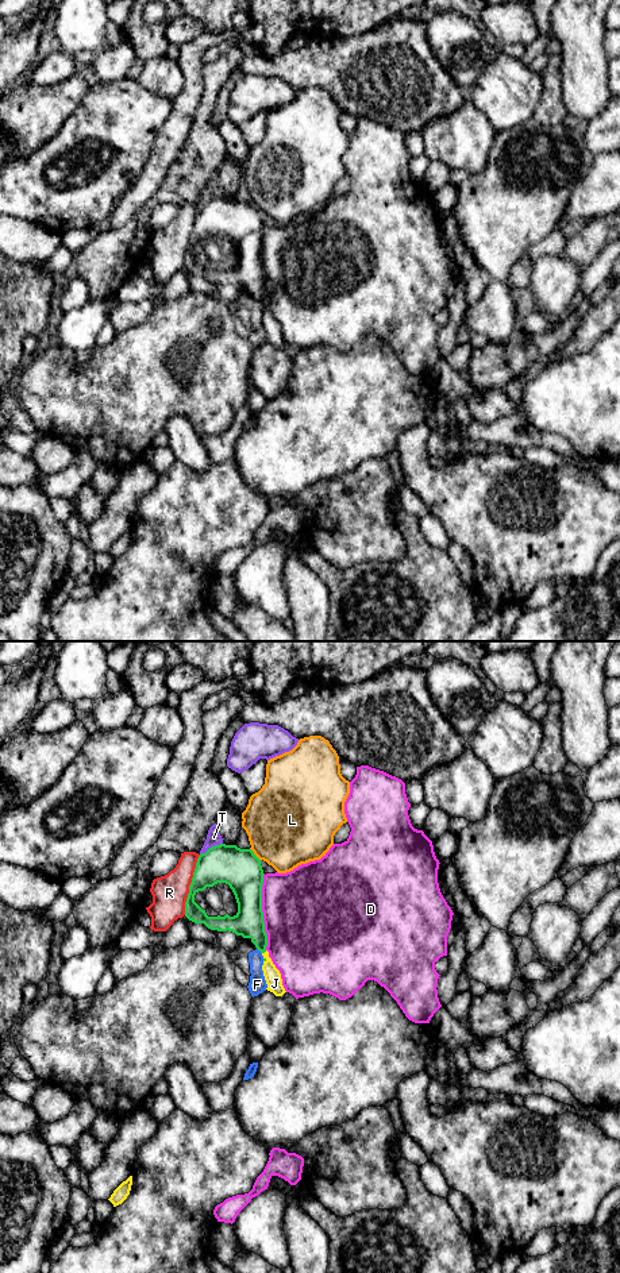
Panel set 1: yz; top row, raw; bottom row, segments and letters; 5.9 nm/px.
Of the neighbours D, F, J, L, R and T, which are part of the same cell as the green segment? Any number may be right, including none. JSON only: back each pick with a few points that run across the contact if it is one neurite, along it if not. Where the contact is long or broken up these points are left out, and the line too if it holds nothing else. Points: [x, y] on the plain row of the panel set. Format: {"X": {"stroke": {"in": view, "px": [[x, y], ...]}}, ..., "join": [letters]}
{"J": {"stroke": {"in": "yz", "px": [[264, 311], [264, 312], [272, 327]]}}, "join": ["J"]}

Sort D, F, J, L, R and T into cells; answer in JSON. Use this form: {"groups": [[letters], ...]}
{"groups": [["D"], ["F"], ["J"], ["L"], ["R"], ["T"]]}

